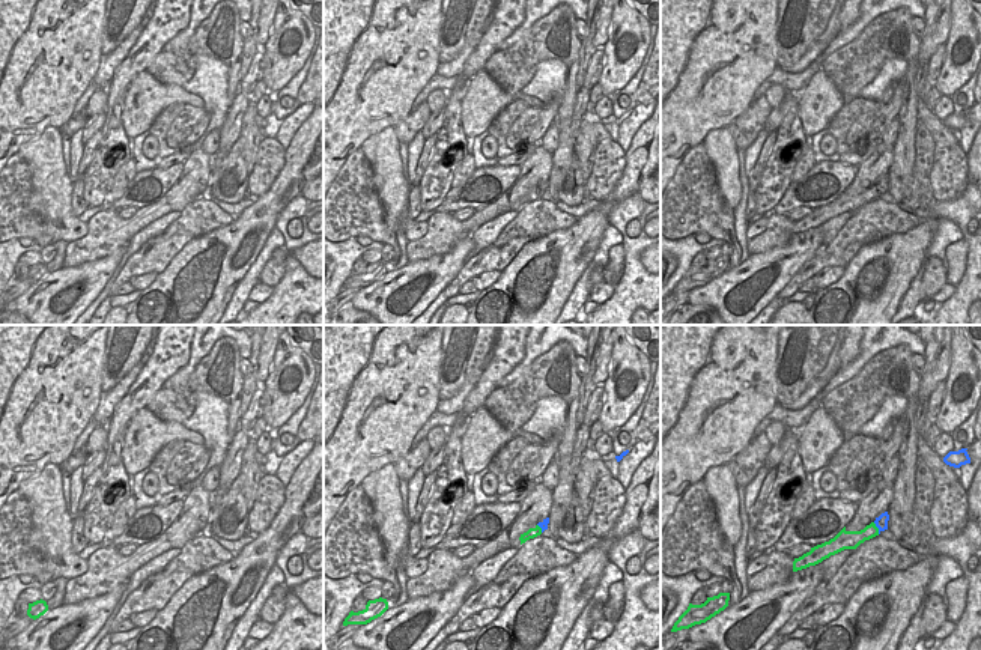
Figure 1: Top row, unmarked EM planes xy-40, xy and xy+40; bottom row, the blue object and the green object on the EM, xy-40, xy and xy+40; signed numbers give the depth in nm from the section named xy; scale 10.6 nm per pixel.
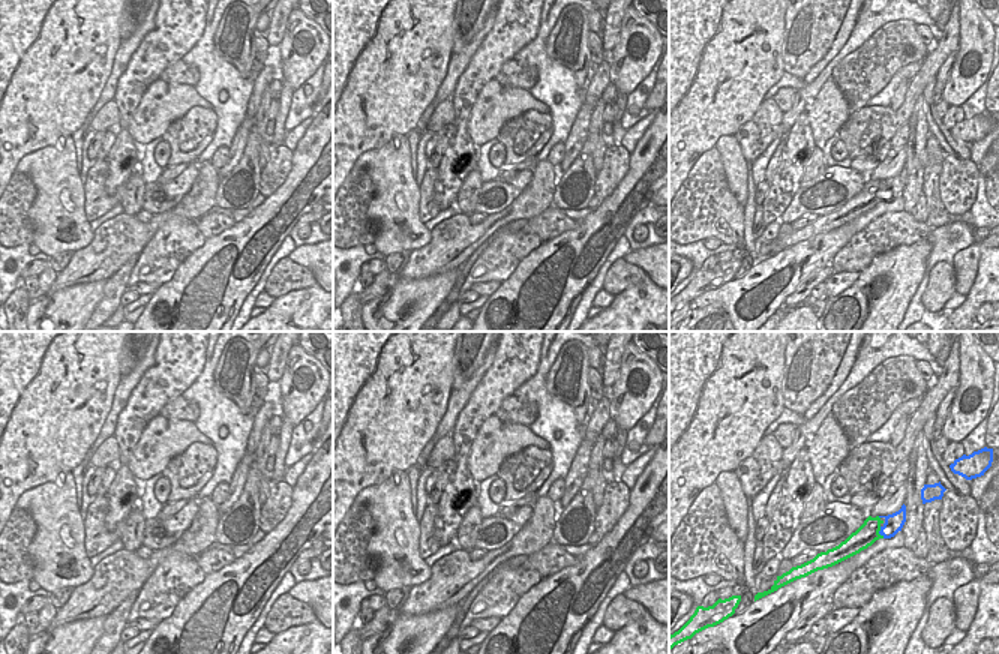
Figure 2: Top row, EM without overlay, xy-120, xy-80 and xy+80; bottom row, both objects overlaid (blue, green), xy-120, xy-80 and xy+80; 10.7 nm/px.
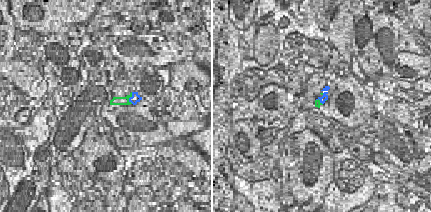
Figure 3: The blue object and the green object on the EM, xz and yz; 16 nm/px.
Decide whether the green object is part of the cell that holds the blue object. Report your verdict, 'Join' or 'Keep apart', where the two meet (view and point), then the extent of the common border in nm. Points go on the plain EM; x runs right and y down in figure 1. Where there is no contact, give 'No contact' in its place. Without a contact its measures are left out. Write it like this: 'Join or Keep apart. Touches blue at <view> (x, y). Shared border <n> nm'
Join. Touches blue at xy+40 (877, 190). Shared border 140 nm.

